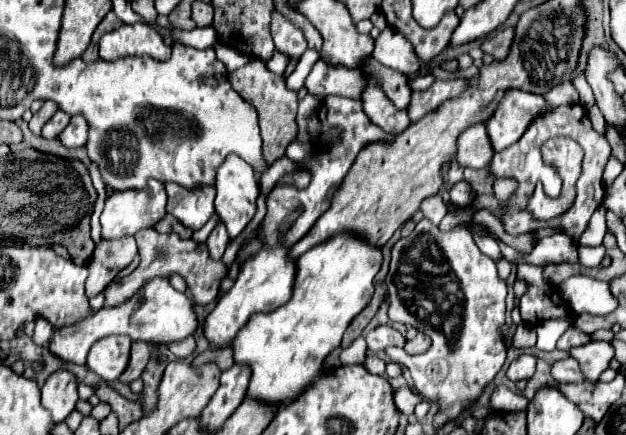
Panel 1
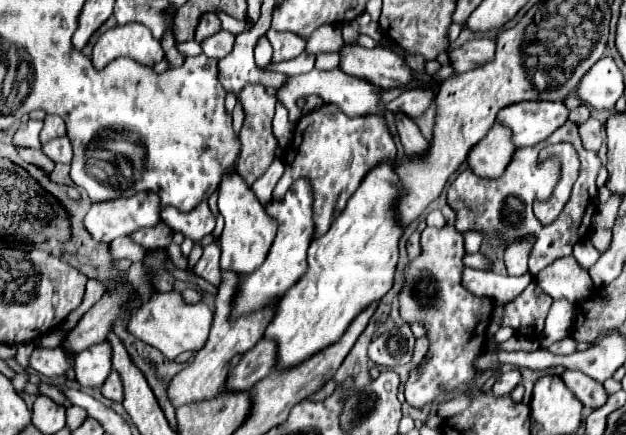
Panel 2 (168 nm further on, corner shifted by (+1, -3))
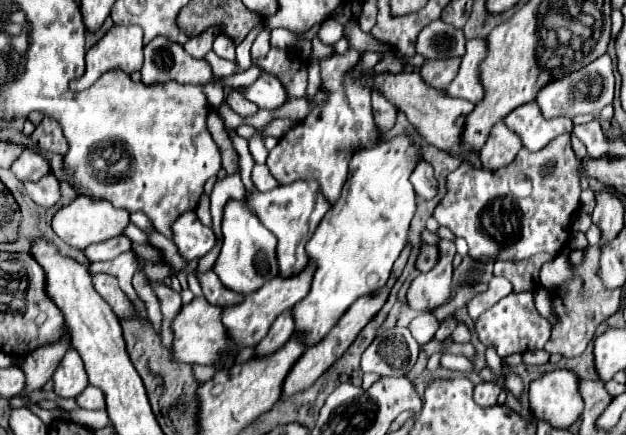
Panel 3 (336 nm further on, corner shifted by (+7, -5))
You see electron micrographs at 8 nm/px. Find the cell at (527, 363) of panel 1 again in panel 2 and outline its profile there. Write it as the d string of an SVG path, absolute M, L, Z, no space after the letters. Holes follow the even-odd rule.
M511 369L511 371L507 371L507 373L501 373L501 375L499 375L499 379L493 383L491 393L493 393L495 397L509 395L509 393L517 387L517 383L519 383L519 381L521 381L521 373L519 373L517 369Z

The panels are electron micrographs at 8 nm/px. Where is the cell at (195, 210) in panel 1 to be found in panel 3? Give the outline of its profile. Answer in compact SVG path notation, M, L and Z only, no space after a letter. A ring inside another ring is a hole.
M195 211L179 215L173 221L171 229L173 229L173 241L185 261L203 257L215 245L213 231L199 221Z

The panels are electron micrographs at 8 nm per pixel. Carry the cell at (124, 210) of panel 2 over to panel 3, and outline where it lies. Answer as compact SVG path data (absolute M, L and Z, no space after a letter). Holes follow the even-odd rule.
M77 197L73 203L61 207L57 215L53 217L53 231L71 247L85 249L91 243L107 241L111 237L117 237L125 231L129 225L129 211L125 209L115 209L109 201L91 201L85 197Z

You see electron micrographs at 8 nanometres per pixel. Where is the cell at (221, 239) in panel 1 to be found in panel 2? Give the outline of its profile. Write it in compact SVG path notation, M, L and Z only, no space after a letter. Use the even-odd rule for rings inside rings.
M211 243L203 249L203 255L199 263L193 267L193 273L211 285L219 287L221 285L221 269L219 269L219 245Z

